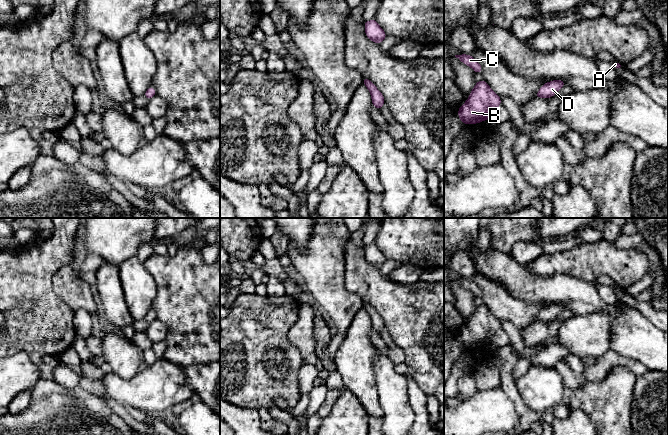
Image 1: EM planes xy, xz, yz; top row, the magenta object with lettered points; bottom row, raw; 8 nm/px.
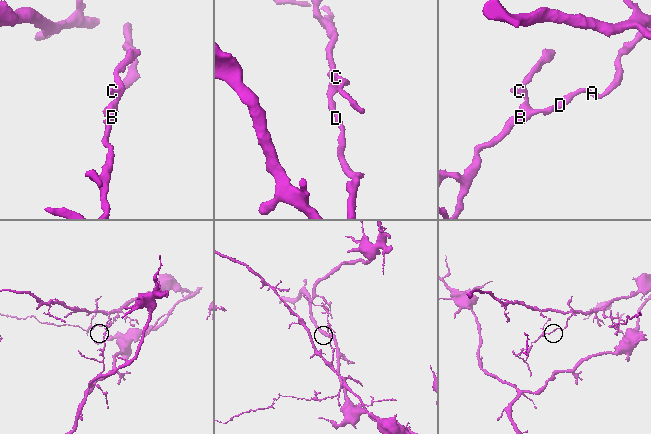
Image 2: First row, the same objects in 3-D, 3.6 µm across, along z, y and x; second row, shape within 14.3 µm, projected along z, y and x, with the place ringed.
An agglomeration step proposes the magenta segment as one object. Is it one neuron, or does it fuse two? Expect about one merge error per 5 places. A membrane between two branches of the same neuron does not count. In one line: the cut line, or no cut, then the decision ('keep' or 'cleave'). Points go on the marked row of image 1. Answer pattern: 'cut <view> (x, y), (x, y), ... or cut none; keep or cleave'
cut none; keep

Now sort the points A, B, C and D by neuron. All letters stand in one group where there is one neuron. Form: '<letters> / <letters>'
A B C D

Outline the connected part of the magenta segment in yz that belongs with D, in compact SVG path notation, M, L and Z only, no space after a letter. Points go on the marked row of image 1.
M553 80L541 86L541 89L536 93L537 98L550 98L554 96L563 86L565 82L563 80Z

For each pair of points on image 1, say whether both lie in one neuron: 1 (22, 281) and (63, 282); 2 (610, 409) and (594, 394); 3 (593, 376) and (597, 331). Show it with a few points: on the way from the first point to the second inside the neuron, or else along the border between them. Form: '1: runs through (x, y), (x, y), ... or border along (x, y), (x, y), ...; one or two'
1: border along (67, 264), (52, 278), (54, 292), (65, 302); two
2: runs through (606, 405), (598, 398); one
3: border along (610, 348), (604, 354), (596, 357); two

